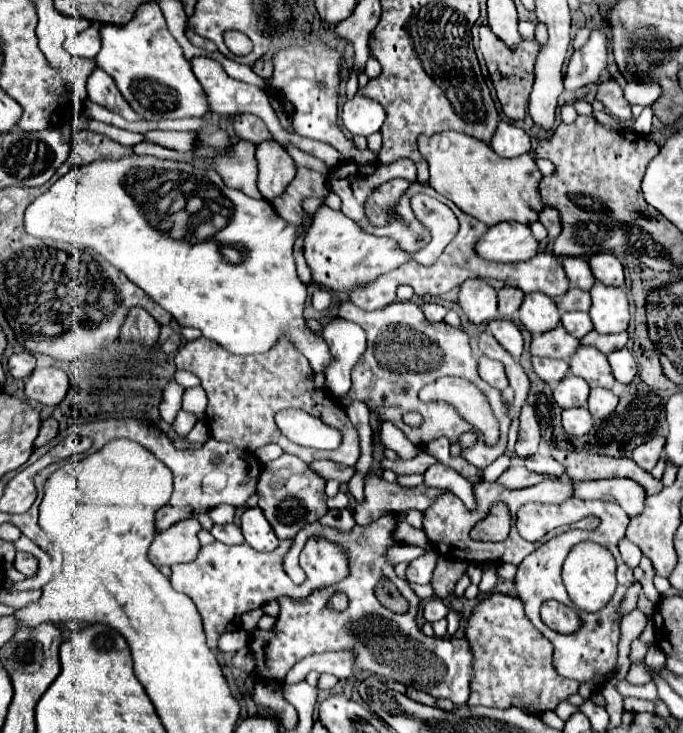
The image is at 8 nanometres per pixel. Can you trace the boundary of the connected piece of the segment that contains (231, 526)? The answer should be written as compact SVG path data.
M226 523L226 525L214 525L212 531L214 539L222 541L222 543L228 543L228 545L234 545L234 543L242 543L244 537L240 533L240 527L236 523Z

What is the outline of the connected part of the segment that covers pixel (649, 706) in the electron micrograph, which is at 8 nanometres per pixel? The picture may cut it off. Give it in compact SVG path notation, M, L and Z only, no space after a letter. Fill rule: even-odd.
M626 697L624 699L624 709L654 713L654 703L652 701L642 701L642 699L636 699L636 697Z

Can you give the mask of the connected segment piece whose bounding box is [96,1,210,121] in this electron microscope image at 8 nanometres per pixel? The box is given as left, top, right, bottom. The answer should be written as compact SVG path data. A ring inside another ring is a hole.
M156 1L142 3L126 25L102 25L102 49L96 55L98 69L106 71L118 85L130 107L146 121L202 117L210 113L206 93L192 73L182 47L170 35Z

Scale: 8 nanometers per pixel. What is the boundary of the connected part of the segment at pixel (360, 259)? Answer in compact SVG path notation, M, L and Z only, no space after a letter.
M322 205L312 219L312 227L304 243L304 255L308 267L312 269L312 279L320 287L340 293L350 293L362 285L368 285L378 279L378 275L400 267L408 259L392 239L358 231L358 225L352 219L346 219L342 211L334 211L326 205Z

